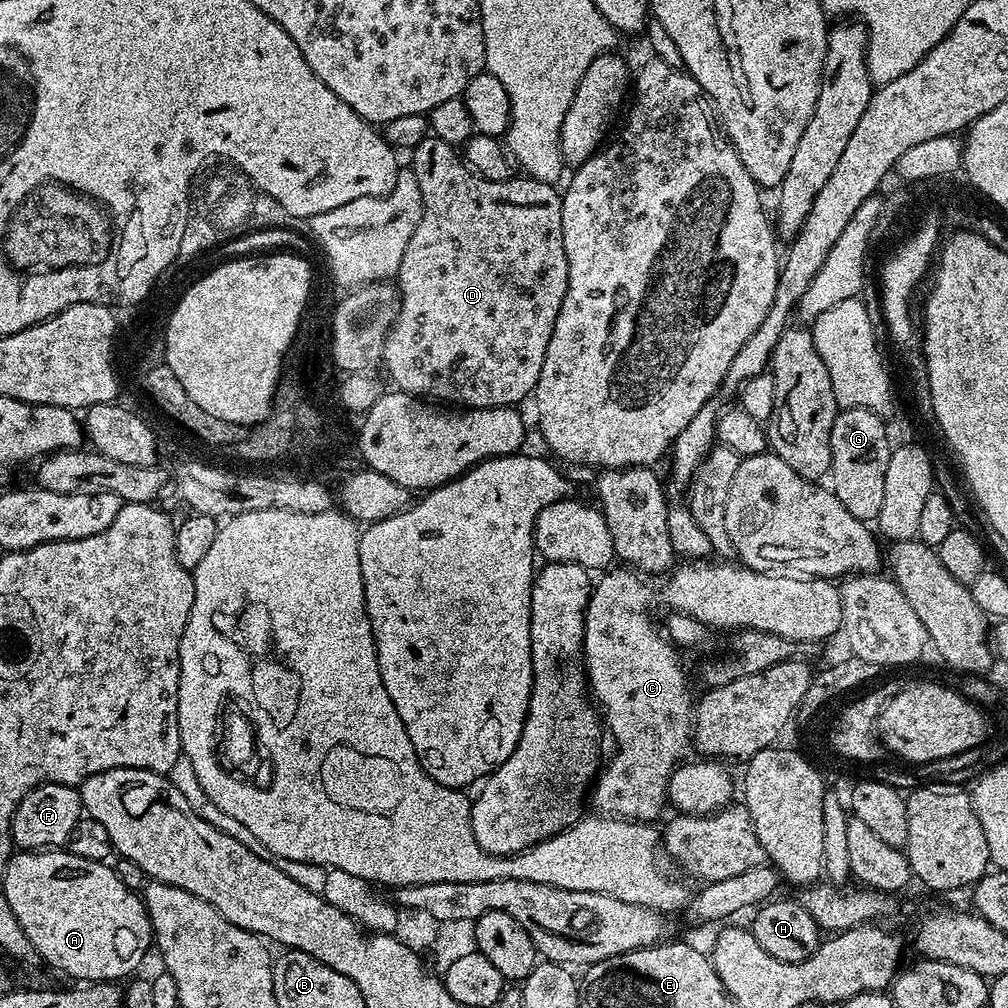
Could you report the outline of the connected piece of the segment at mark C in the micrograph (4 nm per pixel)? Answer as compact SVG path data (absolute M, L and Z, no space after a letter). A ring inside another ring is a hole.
M624 566L616 567L605 571L601 575L605 576L595 581L592 594L588 597L588 608L584 611L582 664L586 669L586 684L589 689L594 688L592 696L607 735L609 732L616 739L616 753L609 764L607 761L603 765L590 800L609 817L633 822L656 822L664 804L666 808L669 803L668 783L672 773L684 760L682 758L688 748L690 752L694 740L690 731L694 695L688 689L688 676L684 673L677 645L673 642L672 645L666 637L660 636L658 629L652 628L652 620L647 616L647 586L639 580L641 577L635 571Z

